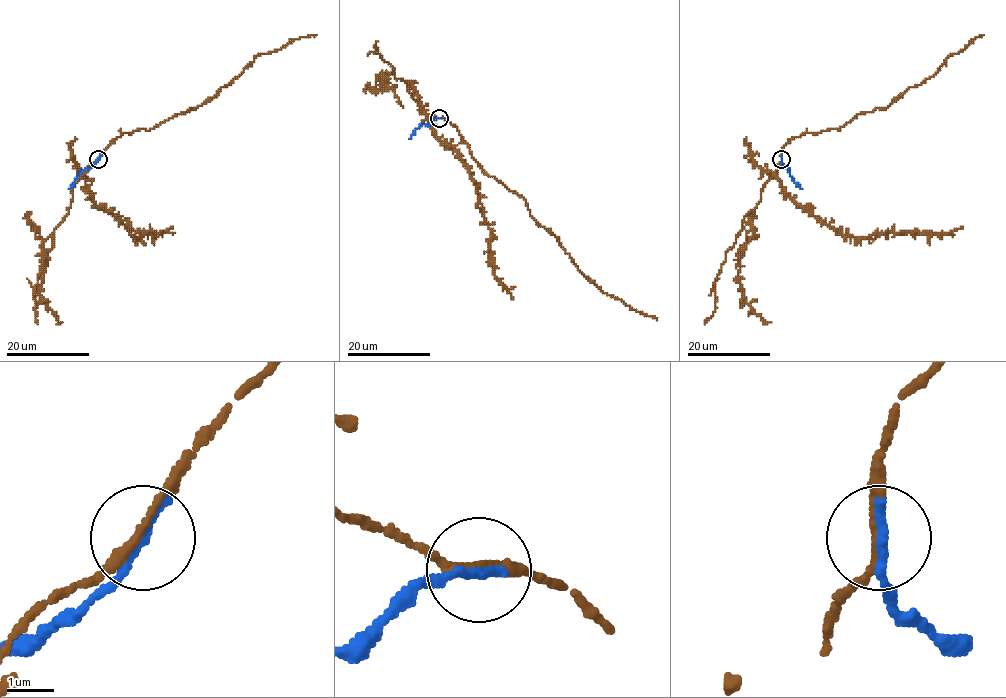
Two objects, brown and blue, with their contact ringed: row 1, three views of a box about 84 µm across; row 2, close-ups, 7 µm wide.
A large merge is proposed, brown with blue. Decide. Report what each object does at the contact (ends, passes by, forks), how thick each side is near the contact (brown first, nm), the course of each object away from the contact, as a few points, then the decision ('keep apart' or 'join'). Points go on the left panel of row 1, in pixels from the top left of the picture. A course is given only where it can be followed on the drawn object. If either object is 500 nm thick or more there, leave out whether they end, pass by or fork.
brown passes by; blue ends there; 200 nm thick on the brown side, 280 nm on the other; brown runs (98, 159), (127, 132), (153, 129), (208, 102), (257, 55), (276, 51), (293, 39), (316, 35); blue runs (98, 159), (88, 169), (81, 170), (69, 189); keep apart

